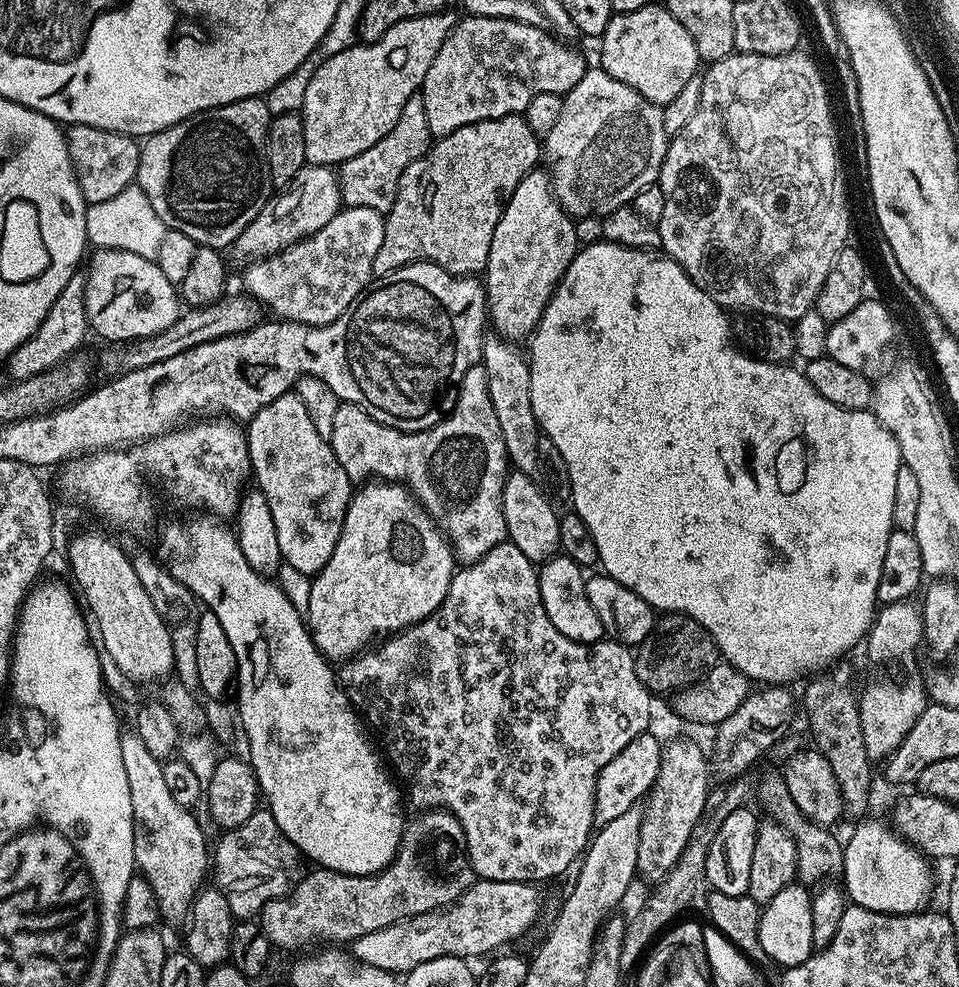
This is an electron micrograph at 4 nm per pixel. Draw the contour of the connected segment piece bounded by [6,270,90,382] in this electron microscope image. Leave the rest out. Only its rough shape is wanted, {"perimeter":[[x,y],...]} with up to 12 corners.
{"perimeter":[[76,271],[29,340],[6,361],[8,380],[63,364],[90,336]]}

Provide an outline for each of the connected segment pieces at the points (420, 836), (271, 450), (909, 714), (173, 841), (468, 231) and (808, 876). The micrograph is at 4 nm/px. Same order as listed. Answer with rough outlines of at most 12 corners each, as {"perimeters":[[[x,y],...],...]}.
{"perimeters":[[[454,814],[405,823],[383,872],[301,875],[258,917],[273,949],[351,942],[474,882]],[[294,394],[247,421],[280,559],[330,562],[354,482]],[[923,679],[880,680],[858,696],[862,738],[887,760],[928,709]],[[121,731],[137,869],[160,920],[183,925],[210,846],[162,761]],[[520,114],[406,166],[375,275],[483,273],[505,202],[541,160]],[[779,771],[758,802],[794,838],[796,875],[812,886],[843,873],[844,844],[794,806]]]}

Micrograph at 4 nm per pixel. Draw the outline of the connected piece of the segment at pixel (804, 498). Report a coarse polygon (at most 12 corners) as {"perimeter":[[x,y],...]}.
{"perimeter":[[583,245],[530,406],[603,575],[749,681],[872,628],[902,466]]}

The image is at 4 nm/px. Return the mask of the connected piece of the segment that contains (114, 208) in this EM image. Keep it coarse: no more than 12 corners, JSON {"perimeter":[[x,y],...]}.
{"perimeter":[[139,186],[90,204],[84,234],[96,250],[150,260],[165,231]]}

